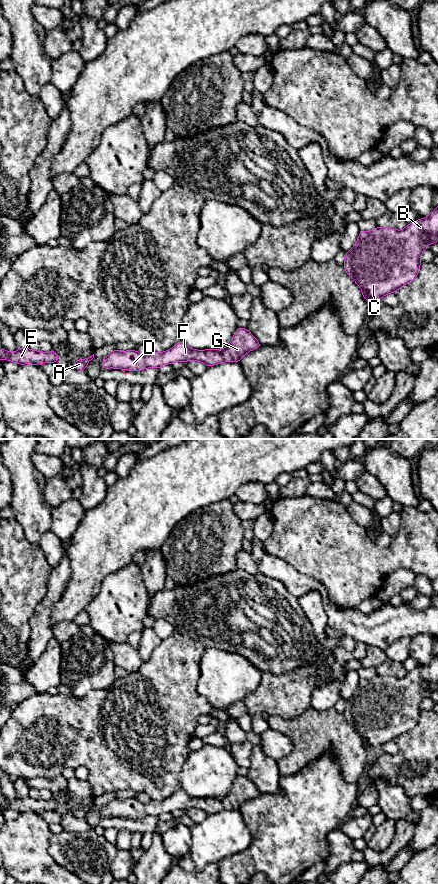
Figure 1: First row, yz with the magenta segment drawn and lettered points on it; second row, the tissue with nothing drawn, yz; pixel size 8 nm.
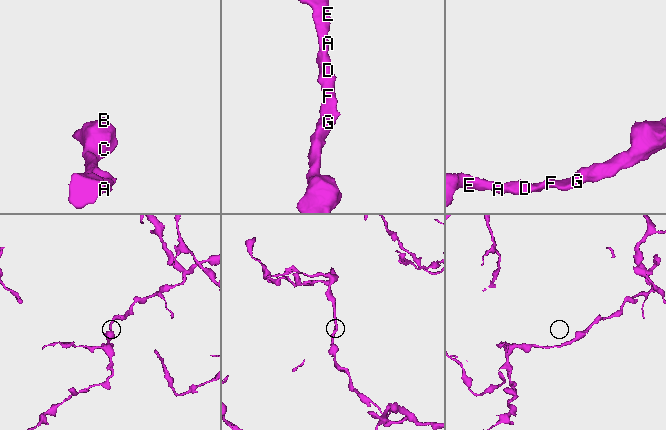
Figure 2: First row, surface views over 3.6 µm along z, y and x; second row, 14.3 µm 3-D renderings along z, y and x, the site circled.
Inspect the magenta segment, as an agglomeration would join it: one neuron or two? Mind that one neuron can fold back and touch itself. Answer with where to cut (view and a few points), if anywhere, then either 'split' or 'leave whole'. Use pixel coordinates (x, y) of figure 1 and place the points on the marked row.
cut none; leave whole

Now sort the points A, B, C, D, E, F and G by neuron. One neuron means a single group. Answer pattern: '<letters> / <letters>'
A B C D E F G

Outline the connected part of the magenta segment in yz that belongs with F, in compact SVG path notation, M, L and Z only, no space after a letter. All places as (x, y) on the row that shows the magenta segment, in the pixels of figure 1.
M237 328L230 344L223 349L195 350L189 348L183 341L162 353L151 352L142 355L136 350L113 350L104 357L102 370L108 368L129 371L141 371L145 368L160 369L164 364L174 362L200 361L207 367L222 362L240 362L251 350L261 347L262 344L249 332L247 328Z

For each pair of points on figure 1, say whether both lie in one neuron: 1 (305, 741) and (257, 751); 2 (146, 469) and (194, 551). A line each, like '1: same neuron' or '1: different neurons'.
1: different neurons
2: different neurons

